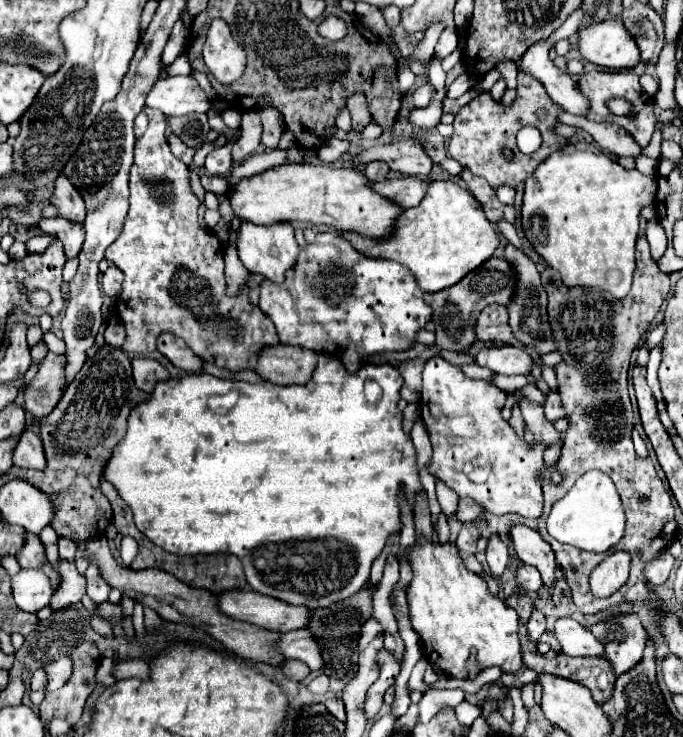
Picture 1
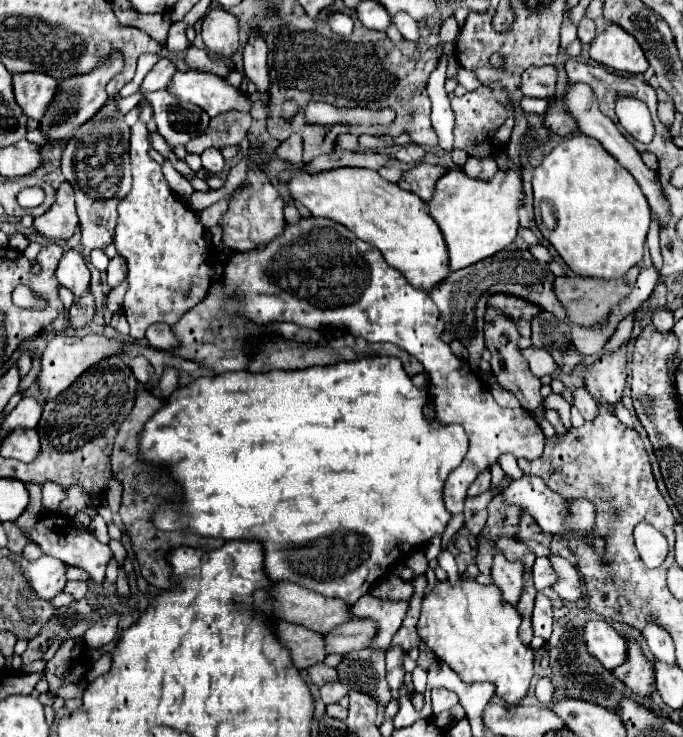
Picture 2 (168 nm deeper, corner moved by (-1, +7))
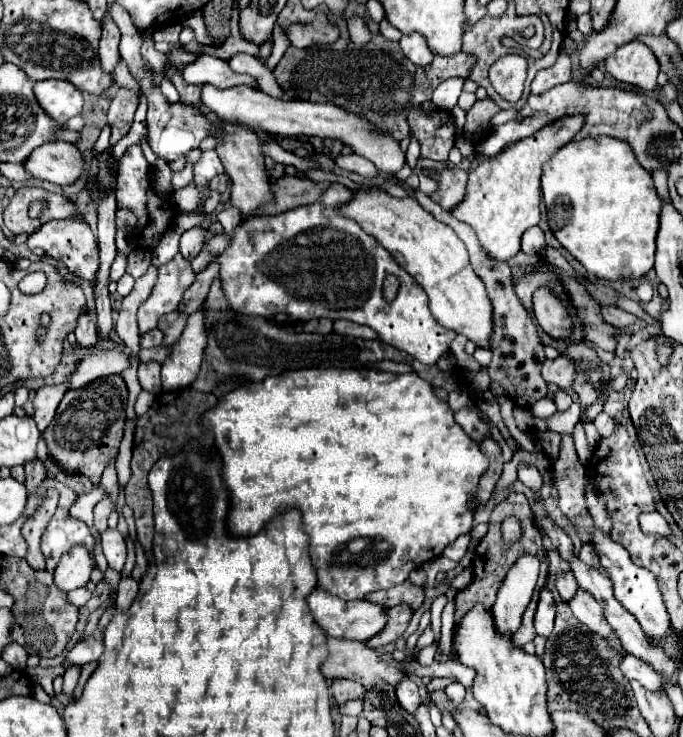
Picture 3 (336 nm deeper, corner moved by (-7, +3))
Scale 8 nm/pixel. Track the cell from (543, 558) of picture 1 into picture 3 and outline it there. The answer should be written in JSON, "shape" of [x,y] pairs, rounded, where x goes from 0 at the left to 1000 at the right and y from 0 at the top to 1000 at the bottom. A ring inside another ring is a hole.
{"shape":[[[845,798],[842,809],[833,814],[833,825],[836,825],[839,836],[848,844],[854,844],[865,858],[874,858],[877,863],[889,866],[895,871],[895,877],[909,882],[909,874],[906,874],[903,863],[898,860],[895,849],[889,847],[889,841],[883,836],[883,828],[877,825],[877,817],[862,803],[854,803],[854,798]]]}

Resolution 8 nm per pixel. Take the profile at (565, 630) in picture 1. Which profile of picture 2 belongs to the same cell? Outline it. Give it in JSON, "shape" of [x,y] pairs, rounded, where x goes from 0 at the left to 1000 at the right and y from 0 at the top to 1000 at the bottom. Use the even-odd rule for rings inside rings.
{"shape":[[[865,841],[857,847],[857,874],[862,887],[874,890],[889,909],[903,906],[918,896],[918,874],[912,863],[883,841]]]}

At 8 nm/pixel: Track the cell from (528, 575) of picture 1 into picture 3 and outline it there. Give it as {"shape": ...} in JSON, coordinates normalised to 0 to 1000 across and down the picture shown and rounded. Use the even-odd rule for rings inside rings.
{"shape":[[[830,773],[830,776],[816,776],[810,792],[813,792],[818,809],[821,809],[827,817],[836,814],[839,806],[842,806],[842,801],[845,801],[845,787],[842,787],[842,782],[839,782],[836,773]]]}

